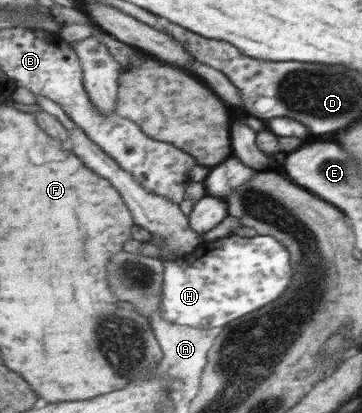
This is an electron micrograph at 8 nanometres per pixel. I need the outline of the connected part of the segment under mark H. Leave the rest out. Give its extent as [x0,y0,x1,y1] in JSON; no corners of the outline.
[159,234,291,328]

